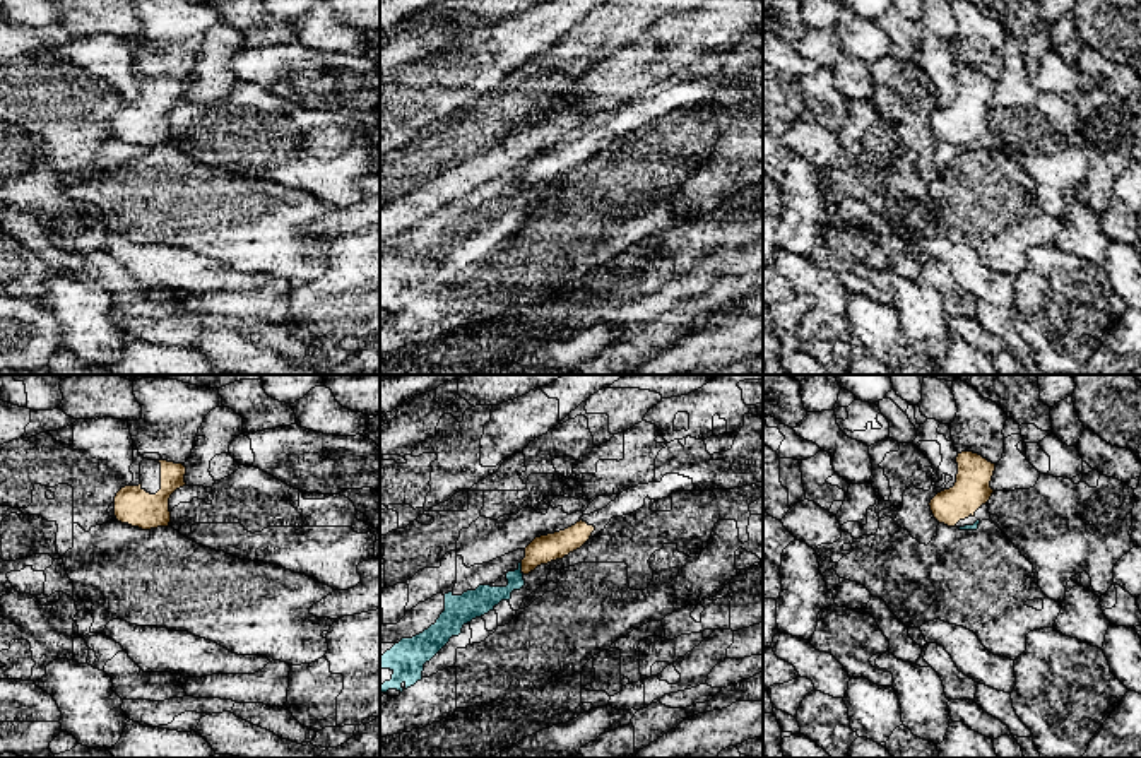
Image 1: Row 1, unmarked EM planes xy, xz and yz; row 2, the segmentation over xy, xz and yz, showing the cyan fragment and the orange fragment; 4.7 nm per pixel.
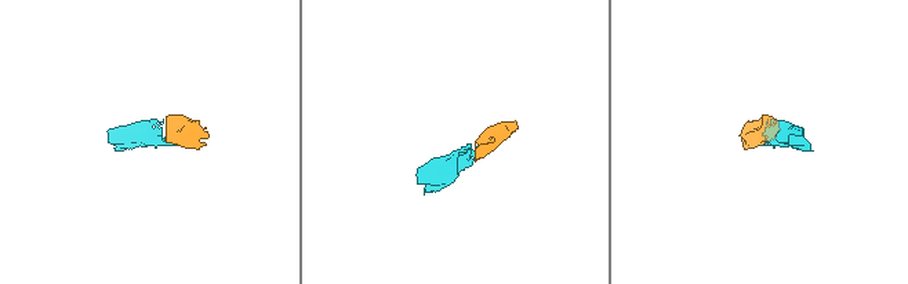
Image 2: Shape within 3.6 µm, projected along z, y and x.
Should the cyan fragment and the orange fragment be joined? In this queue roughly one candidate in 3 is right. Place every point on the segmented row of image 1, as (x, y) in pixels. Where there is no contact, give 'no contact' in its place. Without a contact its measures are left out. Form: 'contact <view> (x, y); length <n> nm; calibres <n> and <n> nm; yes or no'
contact xz (520, 568); length 70 nm; calibres 120 and 130 nm; yes

